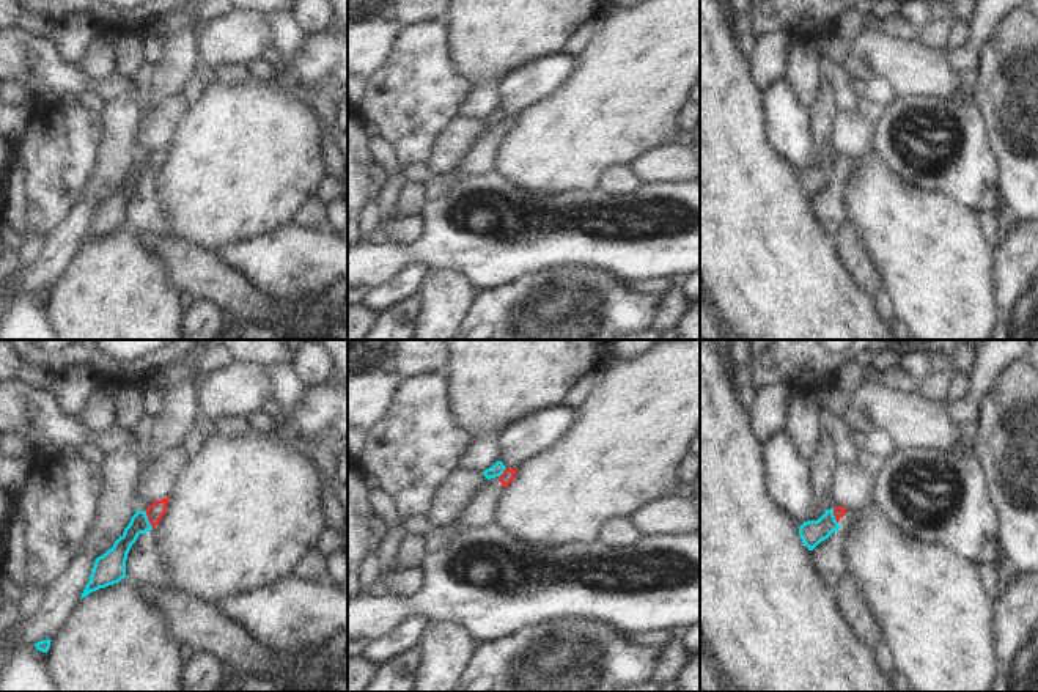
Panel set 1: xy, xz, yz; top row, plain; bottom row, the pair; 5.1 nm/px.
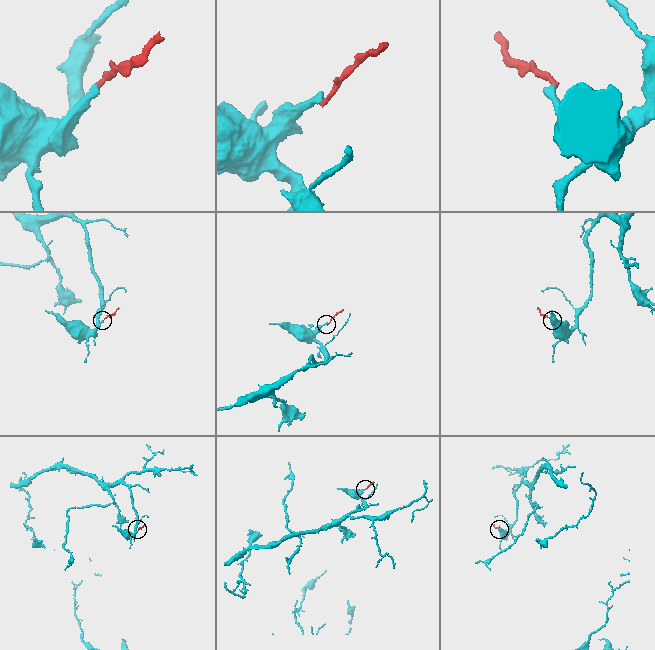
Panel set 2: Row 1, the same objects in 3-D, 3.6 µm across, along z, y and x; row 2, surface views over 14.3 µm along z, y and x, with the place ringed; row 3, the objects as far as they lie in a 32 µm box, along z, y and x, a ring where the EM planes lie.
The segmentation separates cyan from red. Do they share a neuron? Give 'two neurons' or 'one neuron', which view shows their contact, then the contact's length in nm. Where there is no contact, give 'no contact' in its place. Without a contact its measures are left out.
two neurons | xy | 100 nm

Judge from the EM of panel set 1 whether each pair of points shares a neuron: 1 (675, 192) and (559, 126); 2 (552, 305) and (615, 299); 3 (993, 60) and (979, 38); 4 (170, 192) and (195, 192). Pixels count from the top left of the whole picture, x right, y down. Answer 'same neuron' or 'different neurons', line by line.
1: different neurons
2: same neuron
3: different neurons
4: same neuron

